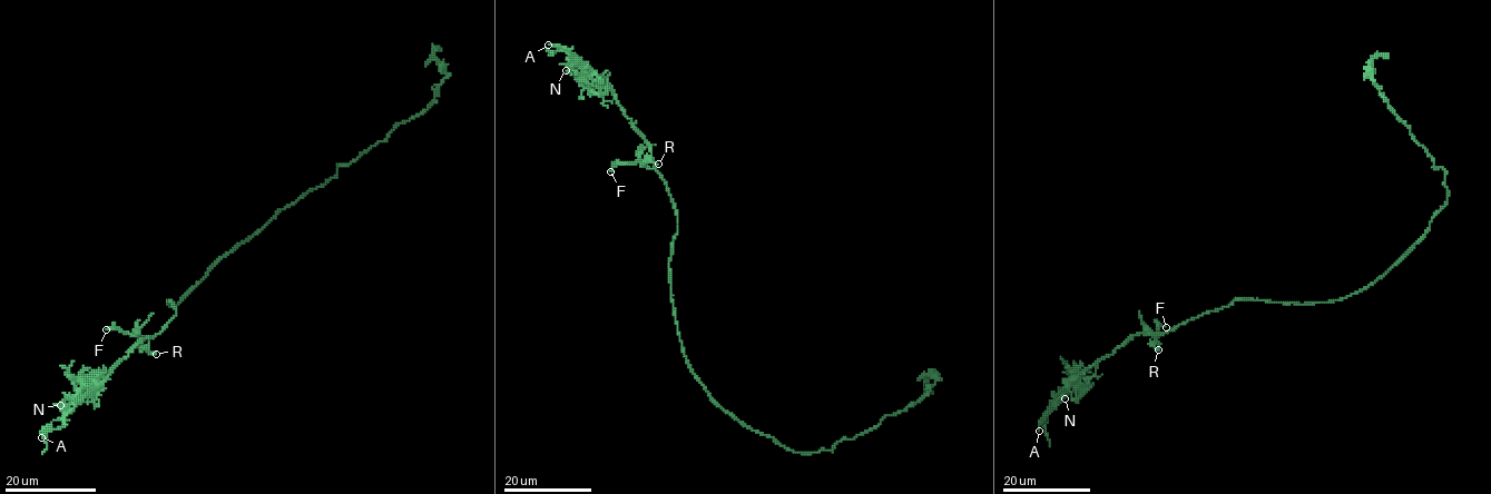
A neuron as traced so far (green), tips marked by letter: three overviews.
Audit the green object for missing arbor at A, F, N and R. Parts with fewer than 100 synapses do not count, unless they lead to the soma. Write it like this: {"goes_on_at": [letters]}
{"goes_on_at": ["A"]}

